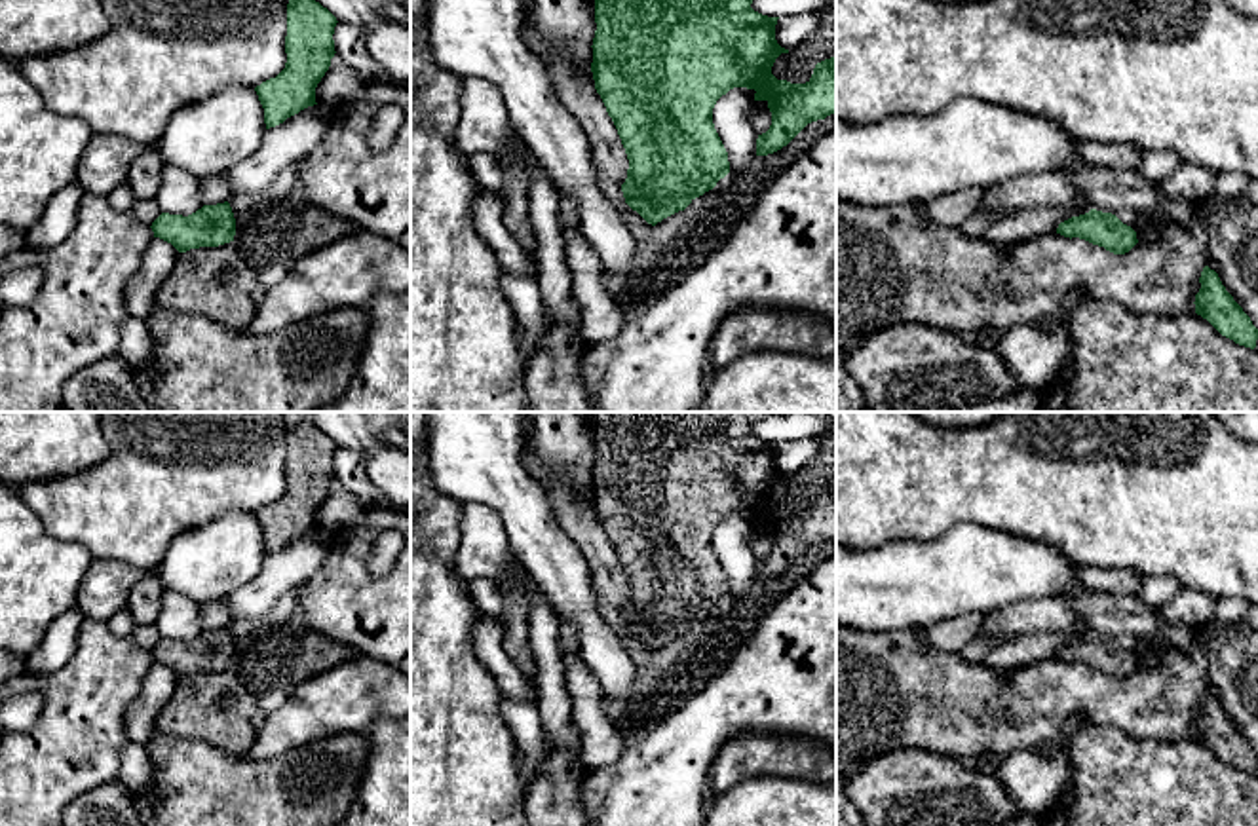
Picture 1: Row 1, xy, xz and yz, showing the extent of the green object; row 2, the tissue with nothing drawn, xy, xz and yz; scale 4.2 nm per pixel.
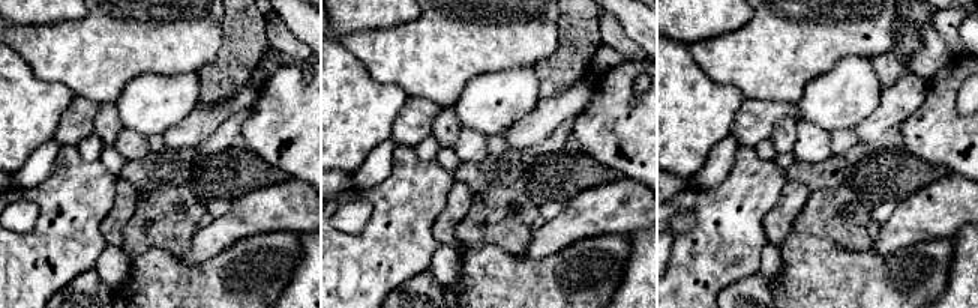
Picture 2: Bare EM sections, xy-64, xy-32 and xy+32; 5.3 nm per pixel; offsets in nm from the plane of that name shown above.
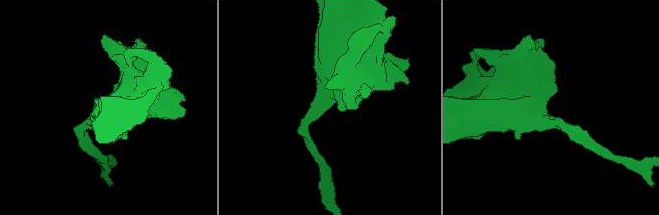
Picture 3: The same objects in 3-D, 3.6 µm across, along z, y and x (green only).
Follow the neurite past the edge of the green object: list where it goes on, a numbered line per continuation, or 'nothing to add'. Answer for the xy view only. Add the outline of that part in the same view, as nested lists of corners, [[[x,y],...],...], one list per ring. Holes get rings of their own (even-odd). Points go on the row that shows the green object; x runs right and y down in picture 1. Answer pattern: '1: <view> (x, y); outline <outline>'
nothing to add

